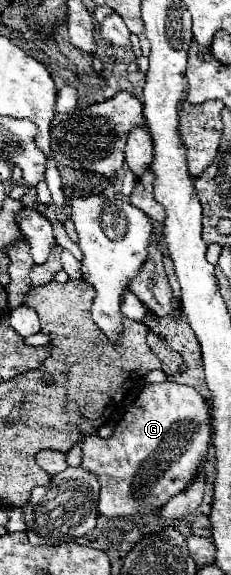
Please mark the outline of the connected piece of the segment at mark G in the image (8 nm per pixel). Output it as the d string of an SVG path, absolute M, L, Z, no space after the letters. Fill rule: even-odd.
M164 381L148 383L134 405L122 415L108 439L88 437L82 447L82 467L96 473L100 481L98 511L106 517L148 515L162 509L174 495L182 493L198 477L202 463L208 461L212 449L212 417L206 399L188 385Z

